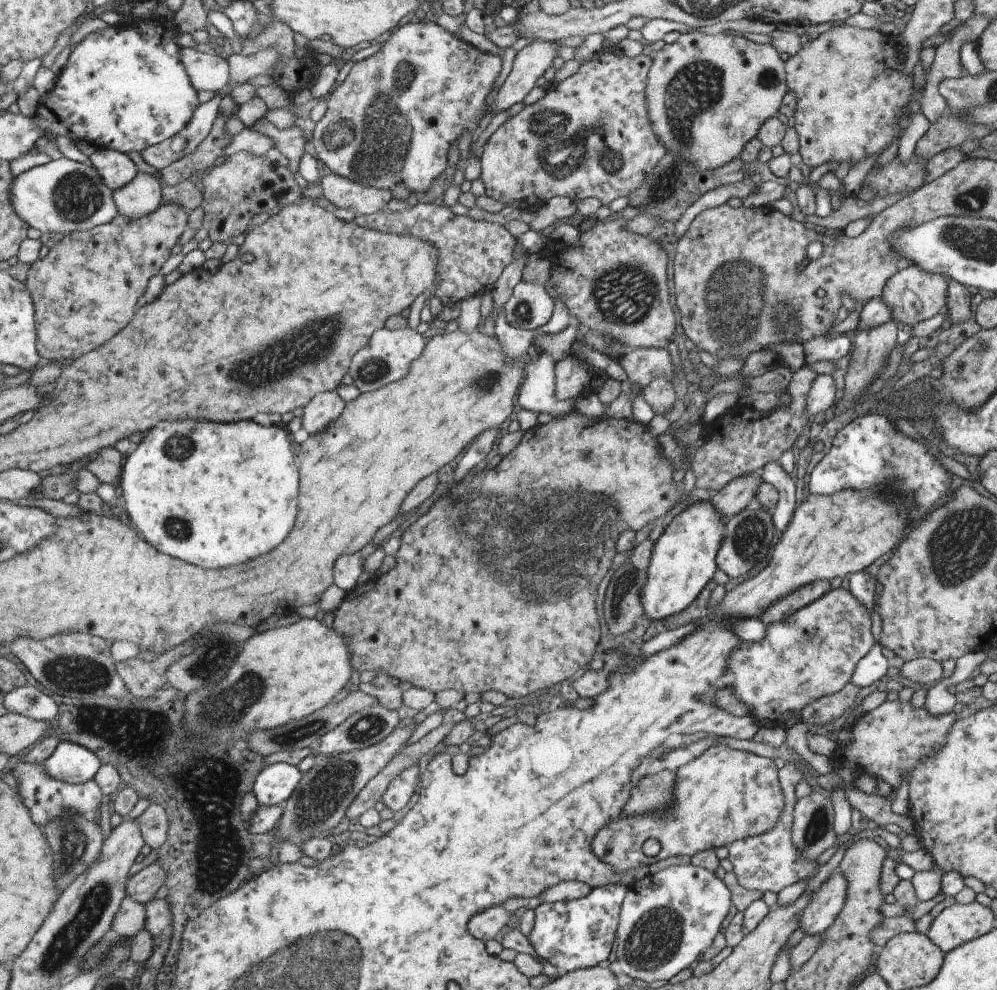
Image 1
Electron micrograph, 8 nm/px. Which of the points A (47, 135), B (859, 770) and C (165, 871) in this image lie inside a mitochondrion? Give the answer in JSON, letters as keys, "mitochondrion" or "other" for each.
{"A":"other","B":"other","C":"other"}

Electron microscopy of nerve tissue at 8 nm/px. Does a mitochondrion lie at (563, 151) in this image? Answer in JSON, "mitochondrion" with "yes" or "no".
{"mitochondrion":"yes"}

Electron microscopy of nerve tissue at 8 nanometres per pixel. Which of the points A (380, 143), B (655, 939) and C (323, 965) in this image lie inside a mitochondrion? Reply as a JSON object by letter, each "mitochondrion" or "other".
{"A":"mitochondrion","B":"mitochondrion","C":"mitochondrion"}

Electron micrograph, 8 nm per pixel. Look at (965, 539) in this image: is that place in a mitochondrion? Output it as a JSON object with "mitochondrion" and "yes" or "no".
{"mitochondrion":"yes"}

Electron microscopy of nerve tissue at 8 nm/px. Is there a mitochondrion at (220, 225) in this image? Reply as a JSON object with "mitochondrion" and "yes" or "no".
{"mitochondrion":"no"}

